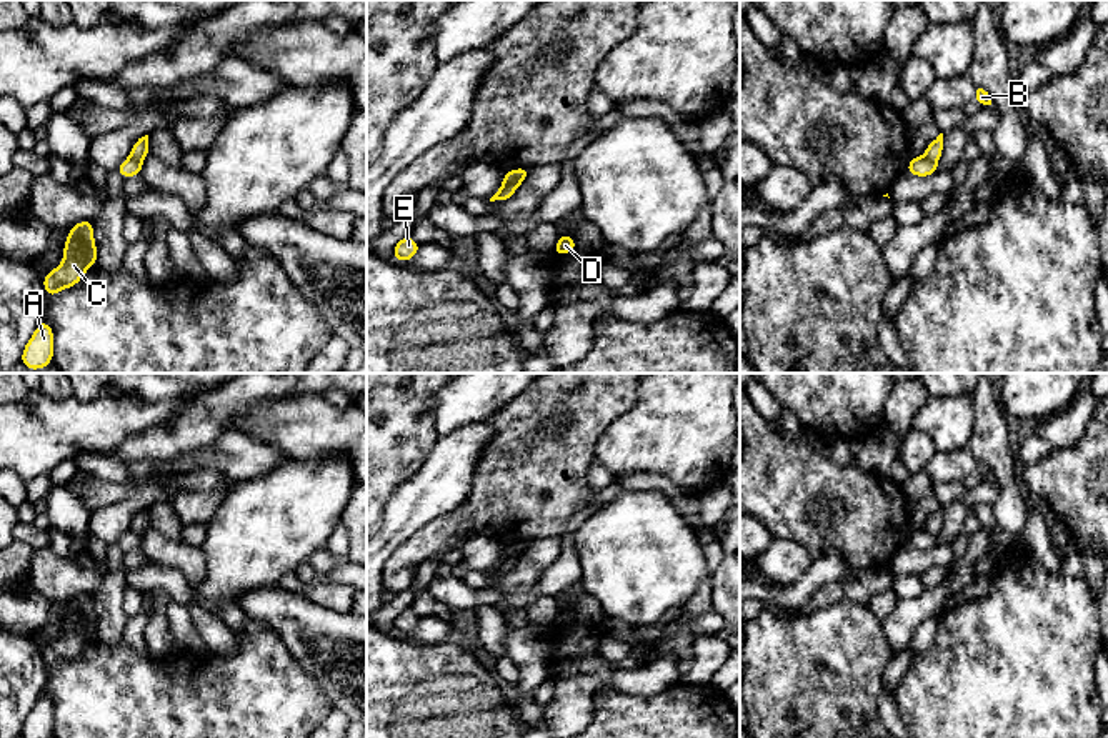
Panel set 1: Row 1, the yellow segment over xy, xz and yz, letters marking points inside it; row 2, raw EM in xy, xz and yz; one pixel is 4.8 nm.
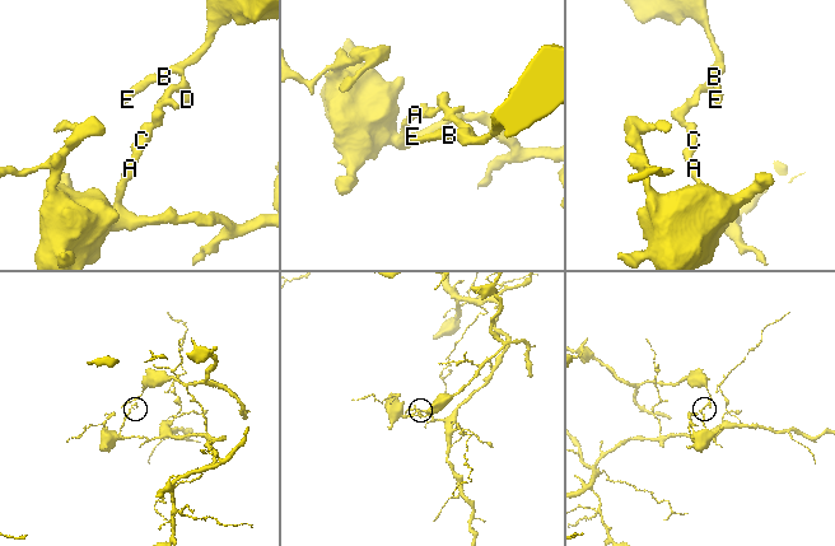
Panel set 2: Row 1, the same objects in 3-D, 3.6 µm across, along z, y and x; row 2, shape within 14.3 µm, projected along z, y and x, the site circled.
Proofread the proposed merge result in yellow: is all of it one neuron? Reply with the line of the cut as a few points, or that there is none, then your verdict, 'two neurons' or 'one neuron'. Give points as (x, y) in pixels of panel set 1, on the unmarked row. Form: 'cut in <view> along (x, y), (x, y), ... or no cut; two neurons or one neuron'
cut in xz along (515, 558), (510, 558), (495, 572); two neurons

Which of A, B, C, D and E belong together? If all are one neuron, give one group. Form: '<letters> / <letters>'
A C / B D E

